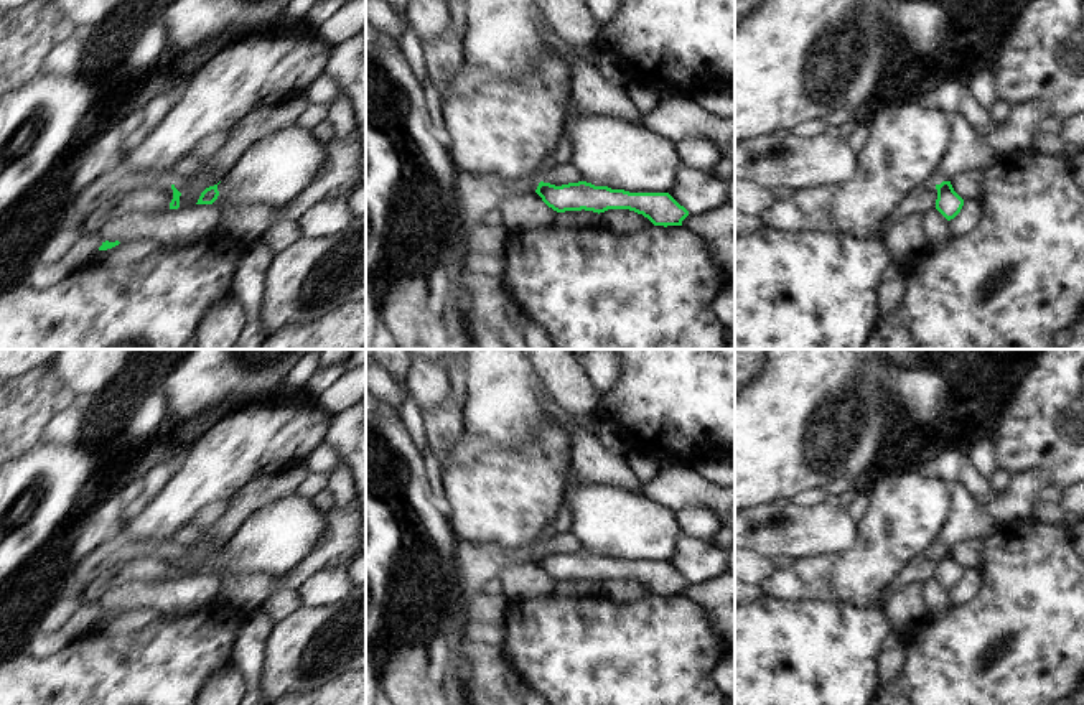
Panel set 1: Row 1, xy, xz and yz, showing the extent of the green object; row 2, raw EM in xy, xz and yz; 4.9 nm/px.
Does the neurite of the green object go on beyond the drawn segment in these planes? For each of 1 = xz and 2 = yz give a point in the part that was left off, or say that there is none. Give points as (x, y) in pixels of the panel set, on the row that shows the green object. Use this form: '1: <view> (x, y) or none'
1: none
2: none

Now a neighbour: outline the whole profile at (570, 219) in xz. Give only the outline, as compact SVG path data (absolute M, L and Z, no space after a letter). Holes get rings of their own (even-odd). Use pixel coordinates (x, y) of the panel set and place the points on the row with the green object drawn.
M585 209L557 212L552 226L558 229L585 229L591 226L600 226L600 214Z

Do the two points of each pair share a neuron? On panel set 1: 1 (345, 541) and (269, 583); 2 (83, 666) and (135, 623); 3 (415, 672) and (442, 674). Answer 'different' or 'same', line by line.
1: same
2: different
3: different

